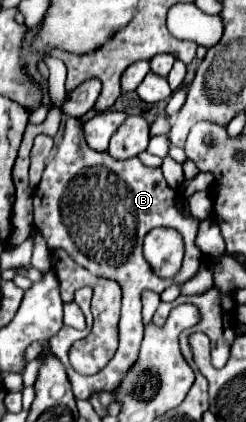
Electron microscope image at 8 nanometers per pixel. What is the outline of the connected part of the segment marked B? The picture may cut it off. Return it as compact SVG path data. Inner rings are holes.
M68 117L66 121L66 131L64 131L64 139L58 147L58 153L54 157L54 161L50 161L44 169L44 175L42 175L42 181L40 185L36 187L34 191L34 227L40 231L40 235L46 239L48 247L50 249L64 249L78 265L82 265L84 269L96 273L96 275L102 275L102 277L108 277L108 279L114 279L120 283L122 287L122 321L120 321L120 347L116 351L116 357L110 359L110 363L96 375L92 377L86 377L86 375L80 375L72 369L70 361L68 361L68 349L72 347L74 341L86 337L90 333L93 326L93 316L91 313L91 299L92 289L80 289L76 291L74 295L74 301L80 305L80 309L84 309L84 315L86 315L86 329L78 331L74 327L68 327L64 325L52 339L50 339L50 345L52 345L52 353L60 359L60 363L64 365L66 369L66 375L68 375L68 381L72 385L72 393L74 397L80 397L80 399L88 399L90 393L94 391L100 391L100 389L106 389L106 391L112 391L120 379L124 377L124 373L130 369L130 365L136 361L138 357L138 349L140 349L140 341L142 341L142 331L144 331L144 323L142 323L142 303L140 303L140 293L144 289L152 289L156 293L162 293L168 285L172 283L186 283L192 275L198 273L200 265L206 261L206 257L202 255L202 251L194 245L194 239L196 239L196 233L198 233L198 225L200 221L198 219L188 219L184 217L178 209L176 209L176 203L180 201L180 193L172 187L168 187L168 183L164 181L162 177L162 169L160 167L146 167L142 165L142 161L138 157L132 157L128 161L118 161L114 157L108 155L108 151L94 151L86 145L84 141L84 133L82 133L82 123L78 119L72 119ZM154 227L172 227L176 231L180 231L180 235L184 237L184 265L182 269L178 271L178 275L174 275L172 279L160 279L158 275L154 275L152 267L148 267L146 259L144 259L144 253L142 253L142 241L146 237L148 231L152 231Z

